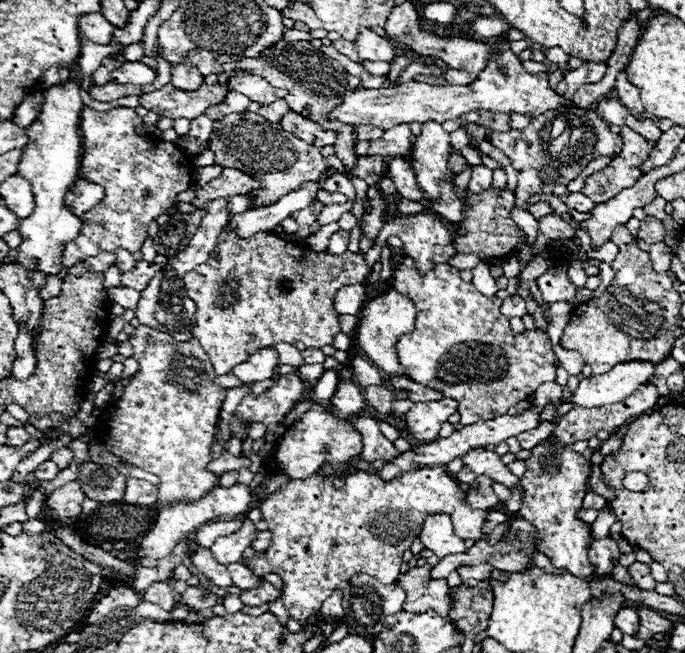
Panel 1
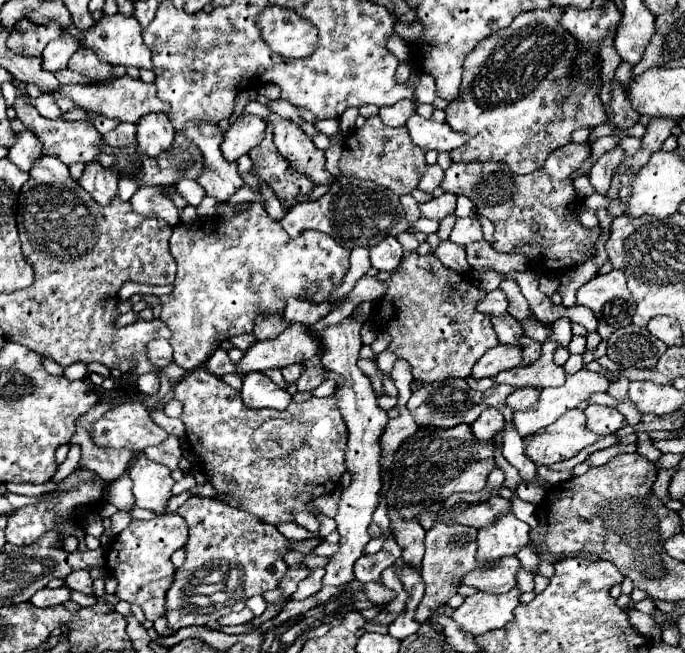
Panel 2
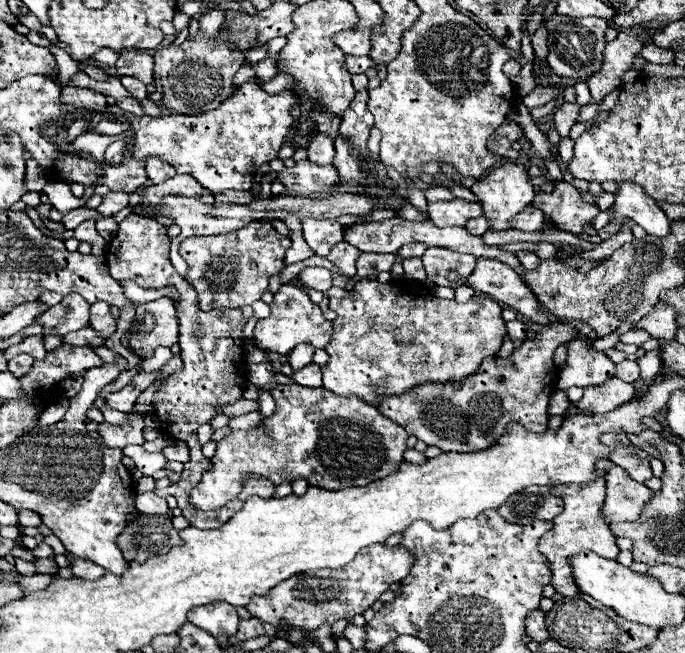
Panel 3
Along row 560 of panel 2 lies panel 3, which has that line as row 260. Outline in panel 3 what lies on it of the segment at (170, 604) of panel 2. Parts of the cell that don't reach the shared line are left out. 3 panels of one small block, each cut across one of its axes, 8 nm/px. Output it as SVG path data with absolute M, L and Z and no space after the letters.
M252 222L236 234L226 234L224 238L184 238L180 242L180 256L188 264L186 280L196 288L200 308L242 308L262 298L268 288L270 276L284 268L284 254L290 248L290 238L280 236L268 222Z

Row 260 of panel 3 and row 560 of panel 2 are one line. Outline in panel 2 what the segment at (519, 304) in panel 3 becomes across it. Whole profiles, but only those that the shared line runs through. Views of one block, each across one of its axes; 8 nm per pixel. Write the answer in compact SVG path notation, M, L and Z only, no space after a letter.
M512 512L502 514L492 526L478 532L478 564L496 564L504 556L514 556L530 544L530 526L518 520Z

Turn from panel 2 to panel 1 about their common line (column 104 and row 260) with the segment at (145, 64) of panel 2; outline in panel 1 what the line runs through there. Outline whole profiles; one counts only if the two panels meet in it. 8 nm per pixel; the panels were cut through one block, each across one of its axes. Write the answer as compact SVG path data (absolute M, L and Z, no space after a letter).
M76 80L60 82L50 86L44 92L44 106L40 116L26 128L30 138L28 148L20 160L18 172L32 186L34 194L34 210L28 218L20 220L18 232L22 236L22 244L18 246L16 262L24 266L24 270L38 270L44 274L58 274L62 270L62 252L64 244L74 240L80 234L82 220L70 212L64 198L66 192L72 190L74 182L80 178L80 156L82 156L82 138L80 138L80 86Z

